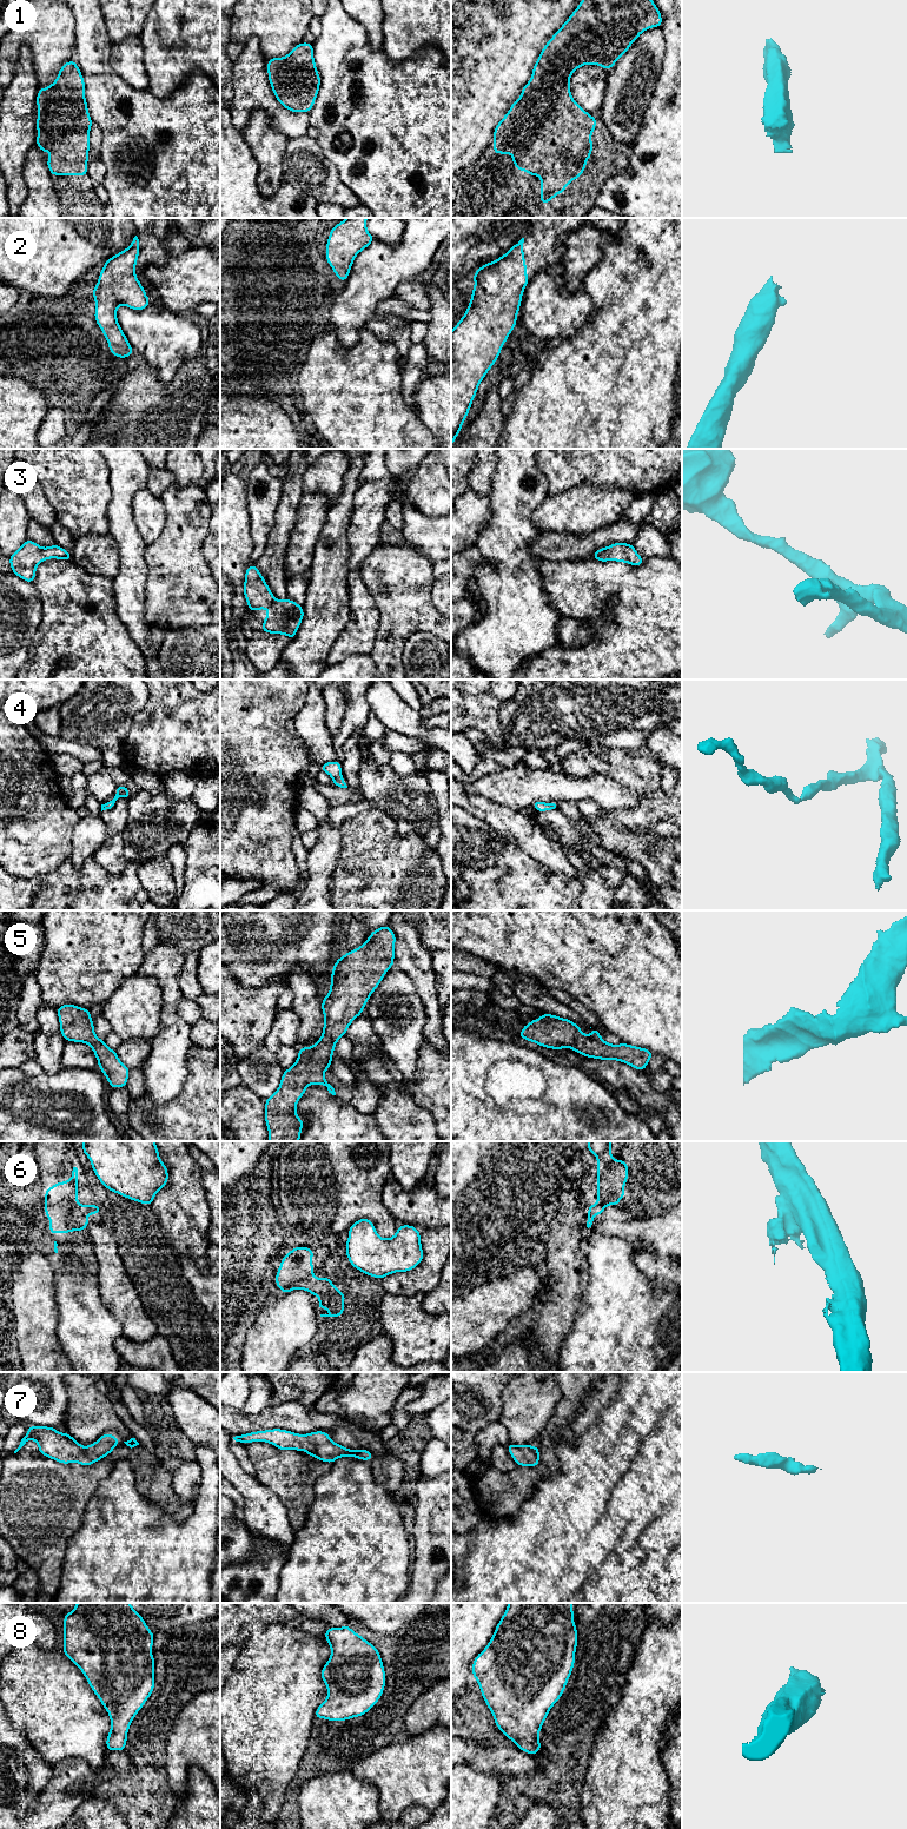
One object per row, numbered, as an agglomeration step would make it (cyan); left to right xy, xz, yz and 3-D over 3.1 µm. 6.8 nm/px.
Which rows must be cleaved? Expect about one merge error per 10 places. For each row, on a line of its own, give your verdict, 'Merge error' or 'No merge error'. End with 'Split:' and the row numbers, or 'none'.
1: No merge error
2: No merge error
3: No merge error
4: No merge error
5: No merge error
6: Merge error
7: No merge error
8: No merge error
Split: 6

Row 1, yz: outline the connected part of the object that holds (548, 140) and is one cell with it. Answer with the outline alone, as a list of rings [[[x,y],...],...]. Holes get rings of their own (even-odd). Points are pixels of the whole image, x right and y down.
[[[581,0],[577,8],[571,13],[569,19],[561,26],[561,28],[551,37],[551,39],[545,44],[544,48],[541,51],[541,54],[532,68],[532,74],[529,82],[523,86],[521,97],[515,100],[509,112],[503,117],[503,119],[497,124],[494,130],[494,154],[497,155],[499,152],[504,157],[509,152],[512,153],[512,164],[517,167],[518,171],[525,171],[529,175],[539,175],[541,177],[541,198],[542,204],[549,204],[556,194],[562,194],[564,188],[569,186],[570,180],[577,180],[588,165],[588,160],[592,153],[592,141],[591,134],[597,125],[597,118],[591,117],[585,112],[572,98],[570,93],[570,77],[571,74],[583,65],[598,65],[602,66],[605,71],[609,71],[616,61],[630,48],[631,44],[640,37],[640,34],[651,27],[662,27],[662,15],[654,0]]]

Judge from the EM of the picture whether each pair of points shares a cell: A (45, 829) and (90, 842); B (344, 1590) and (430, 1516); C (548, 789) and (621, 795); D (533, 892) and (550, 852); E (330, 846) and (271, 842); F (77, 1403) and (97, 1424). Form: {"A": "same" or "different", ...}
{"A": "different", "B": "different", "C": "same", "D": "different", "E": "different", "F": "same"}

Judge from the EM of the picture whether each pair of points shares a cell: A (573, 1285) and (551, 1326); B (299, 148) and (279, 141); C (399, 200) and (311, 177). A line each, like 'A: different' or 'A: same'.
A: same
B: different
C: different

